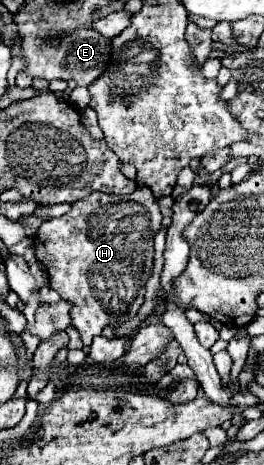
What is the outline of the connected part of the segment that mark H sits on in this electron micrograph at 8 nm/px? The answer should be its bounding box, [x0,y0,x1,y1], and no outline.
[33,192,163,346]

